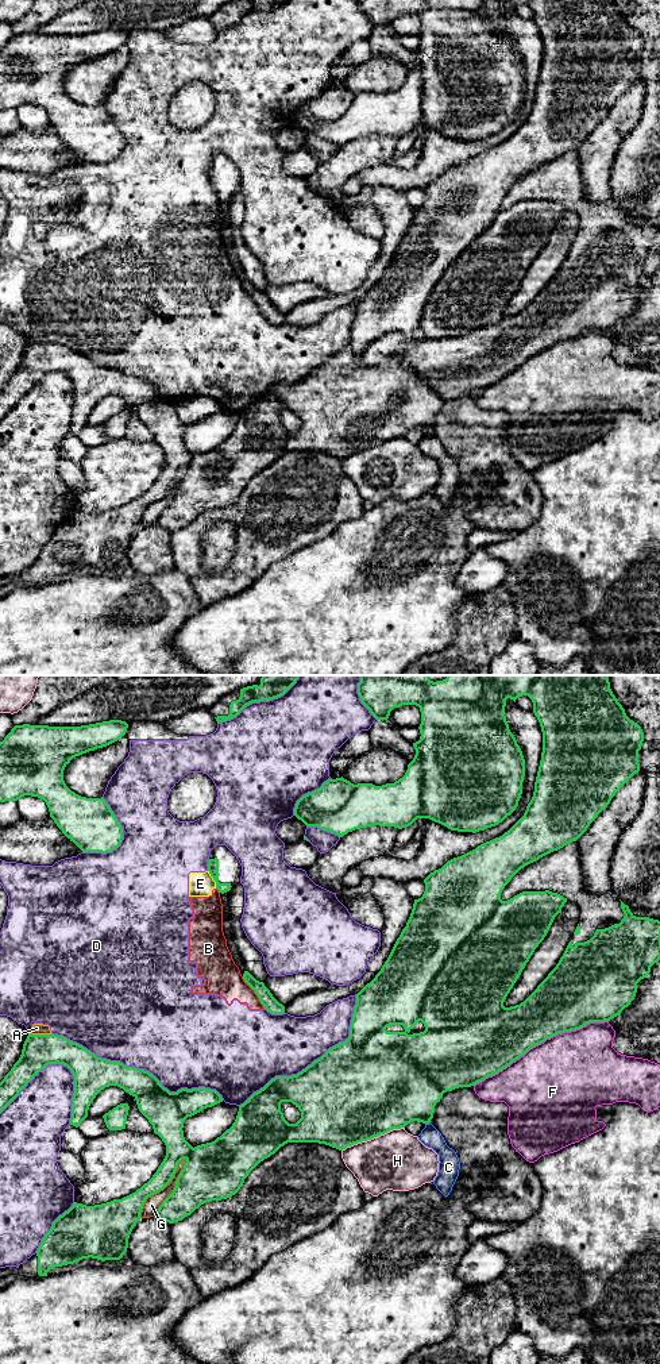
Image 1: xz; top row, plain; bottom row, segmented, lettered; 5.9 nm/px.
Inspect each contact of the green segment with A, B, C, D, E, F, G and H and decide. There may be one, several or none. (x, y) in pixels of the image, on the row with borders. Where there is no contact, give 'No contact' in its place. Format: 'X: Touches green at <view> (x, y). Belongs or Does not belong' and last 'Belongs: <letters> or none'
A: Touches green at xz (39, 1035). Does not belong
B: Touches green at xz (255, 993). Does not belong
C: Touches green at xz (427, 1122). Does not belong
D: Touches green at xz (138, 1068). Does not belong
E: Touches green at xz (213, 879). Does not belong
F: Touches green at xz (540, 1043). Does not belong
G: Touches green at xz (161, 1189). Does not belong
H: Touches green at xz (373, 1137). Does not belong
Belongs: none

